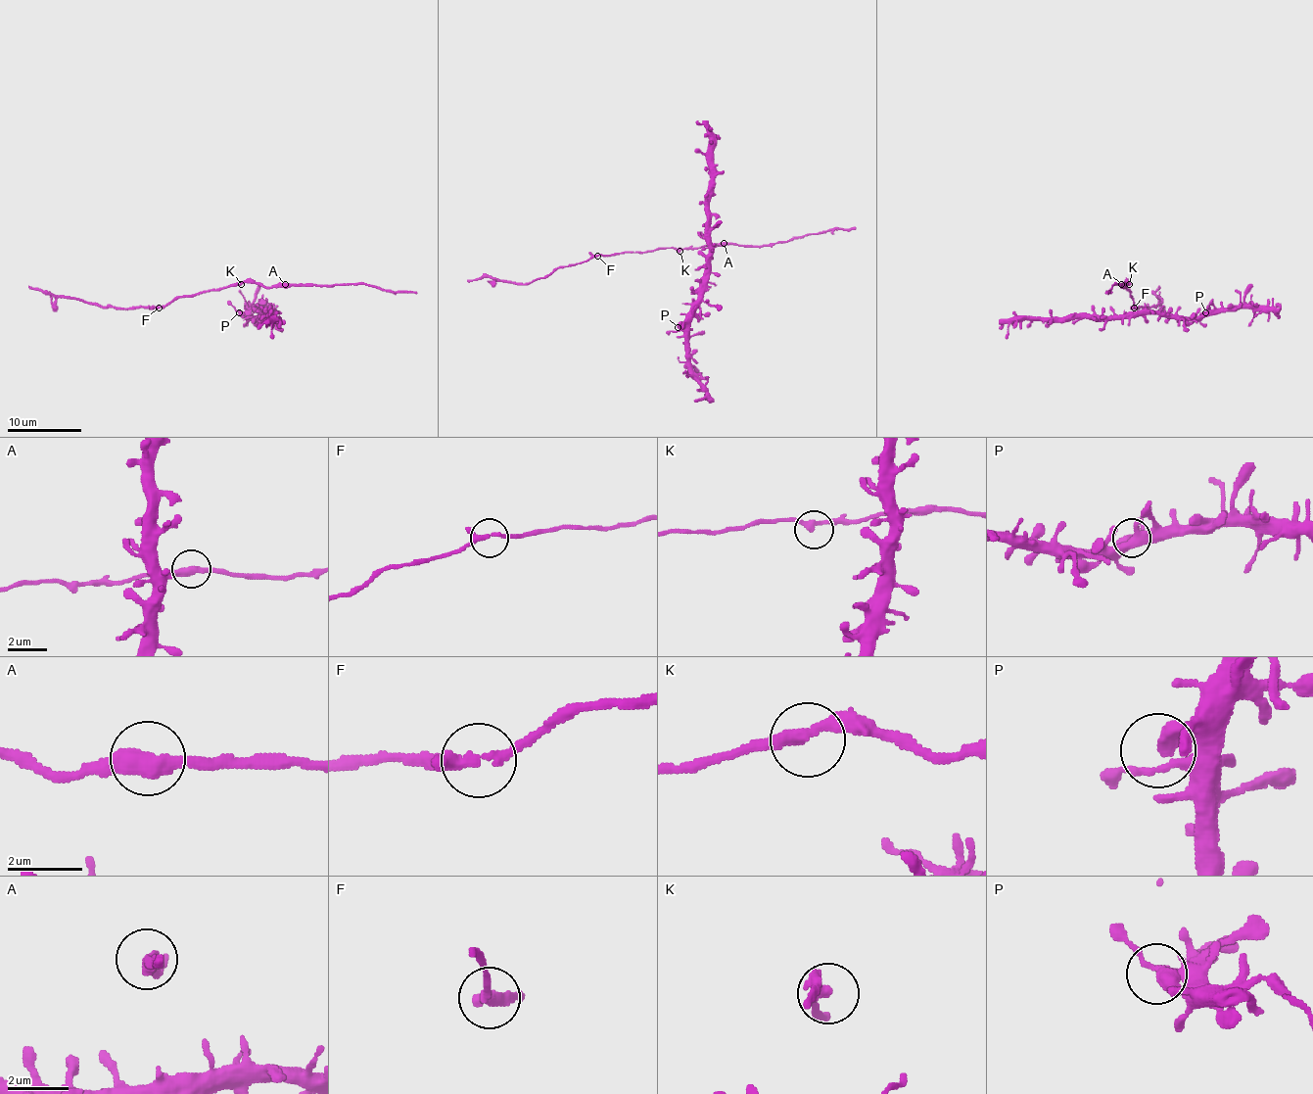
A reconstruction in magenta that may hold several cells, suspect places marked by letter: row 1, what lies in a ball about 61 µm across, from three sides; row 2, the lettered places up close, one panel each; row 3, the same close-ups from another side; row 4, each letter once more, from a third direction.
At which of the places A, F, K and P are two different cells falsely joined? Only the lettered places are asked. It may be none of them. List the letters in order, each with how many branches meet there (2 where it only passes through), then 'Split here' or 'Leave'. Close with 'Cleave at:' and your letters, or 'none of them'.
A: Branches: 2. Leave
F: Branches: 3. Leave
K: Branches: 2. Leave
P: Branches: 3. Leave
Cleave at: none of them

